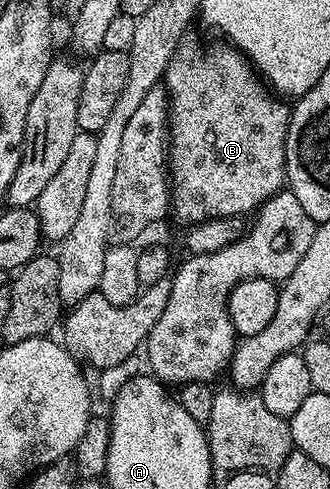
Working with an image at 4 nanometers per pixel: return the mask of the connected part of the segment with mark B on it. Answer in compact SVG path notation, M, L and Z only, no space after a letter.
M190 42L180 44L167 67L165 89L170 111L169 173L173 216L184 220L187 226L226 216L246 217L247 204L257 210L269 197L279 193L287 175L285 142L291 108L272 95L255 71L255 65L238 48L223 42L207 49Z

